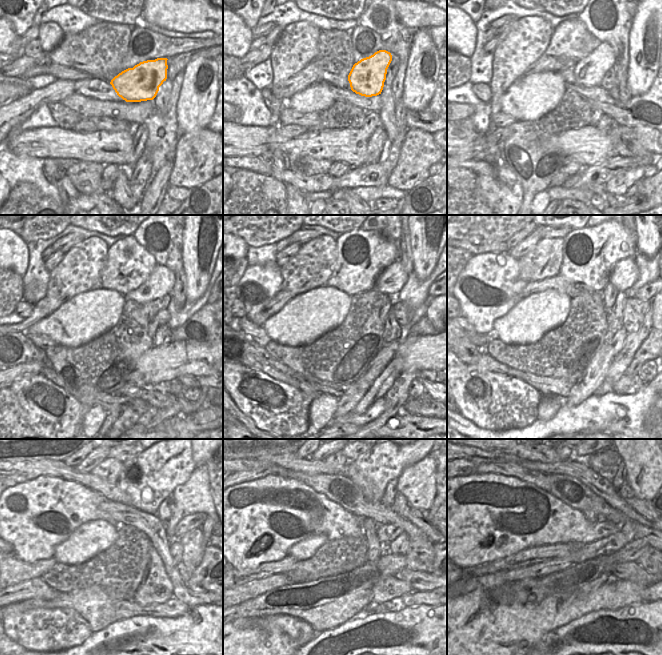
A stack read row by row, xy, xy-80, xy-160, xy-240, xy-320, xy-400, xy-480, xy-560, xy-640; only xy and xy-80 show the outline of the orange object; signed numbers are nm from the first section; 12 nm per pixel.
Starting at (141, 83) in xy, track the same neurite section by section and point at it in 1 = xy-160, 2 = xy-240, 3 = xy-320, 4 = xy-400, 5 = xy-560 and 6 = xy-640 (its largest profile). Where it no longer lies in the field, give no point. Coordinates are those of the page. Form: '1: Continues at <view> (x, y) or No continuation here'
1: Continues at xy-160 (589, 71)
2: Continues at xy-240 (161, 281)
3: Continues at xy-320 (390, 282)
4: Continues at xy-400 (626, 272)
5: Continues at xy-560 (417, 482)
6: Continues at xy-640 (646, 465)

